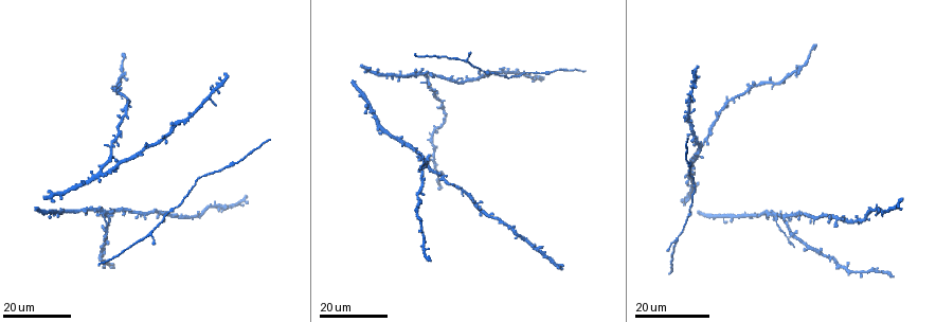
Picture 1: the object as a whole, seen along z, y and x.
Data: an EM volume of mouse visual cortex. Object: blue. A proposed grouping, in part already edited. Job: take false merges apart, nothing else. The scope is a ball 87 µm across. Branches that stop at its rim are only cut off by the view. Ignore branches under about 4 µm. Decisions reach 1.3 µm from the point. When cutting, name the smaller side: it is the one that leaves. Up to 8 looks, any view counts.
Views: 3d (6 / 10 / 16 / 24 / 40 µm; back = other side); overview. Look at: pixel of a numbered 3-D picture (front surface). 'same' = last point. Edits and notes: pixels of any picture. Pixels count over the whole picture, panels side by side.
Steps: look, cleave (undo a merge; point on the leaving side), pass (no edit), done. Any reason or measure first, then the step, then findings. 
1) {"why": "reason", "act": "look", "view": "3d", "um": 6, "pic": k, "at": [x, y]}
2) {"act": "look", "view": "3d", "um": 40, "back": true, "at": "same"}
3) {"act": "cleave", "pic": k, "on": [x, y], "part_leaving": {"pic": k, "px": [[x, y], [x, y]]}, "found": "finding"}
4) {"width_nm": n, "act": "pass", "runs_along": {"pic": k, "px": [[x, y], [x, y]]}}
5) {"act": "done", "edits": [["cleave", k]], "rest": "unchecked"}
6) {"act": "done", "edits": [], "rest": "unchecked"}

{"act": "look", "view": "3d", "um": 24, "pic": 1, "at": [775, 218]}

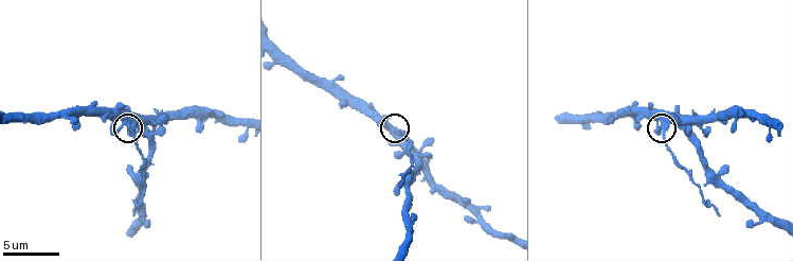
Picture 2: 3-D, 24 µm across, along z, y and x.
{"act": "look", "view": "3d", "um": 10, "pic": 2, "at": [666, 126]}

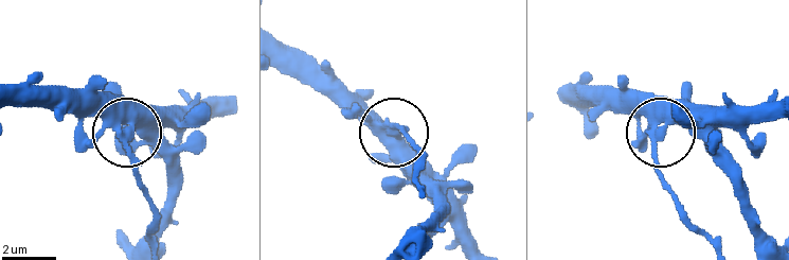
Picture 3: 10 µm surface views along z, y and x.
{"why": "from behind", "act": "look", "view": "3d", "um": 10, "back": true, "pic": 3, "at": [395, 132]}

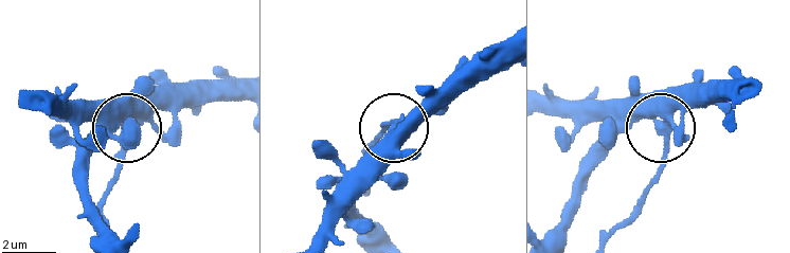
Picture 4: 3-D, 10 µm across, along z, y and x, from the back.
{"side_arm_um": 10, "act": "cleave", "pic": 4, "on": [118, 172], "part_leaving": {"pic": 4, "px": [[667, 139], [659, 177], [608, 238]]}, "found": "two cells meet here"}

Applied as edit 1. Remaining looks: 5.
{"act": "look", "view": "3d", "um": 24, "pic": 1, "at": [197, 178]}

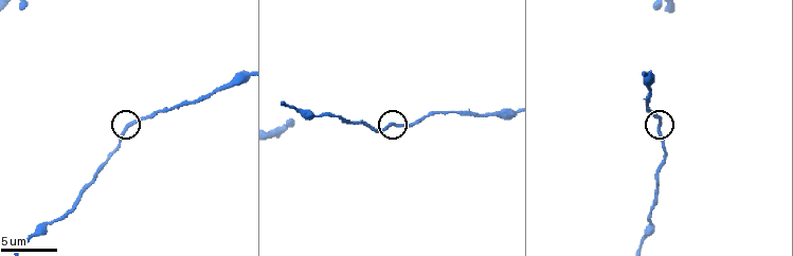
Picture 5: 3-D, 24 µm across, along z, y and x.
{"act": "look", "view": "3d", "um": 10, "pic": 5, "at": [659, 124]}

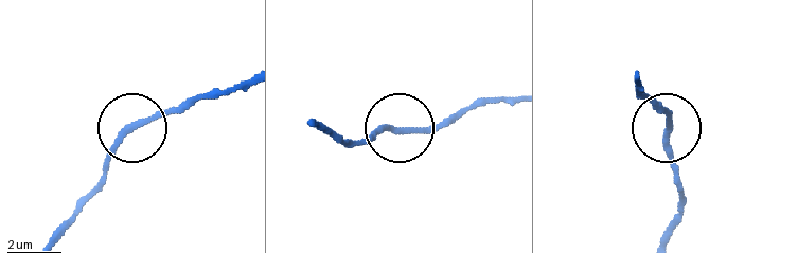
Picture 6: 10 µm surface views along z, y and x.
{"act": "look", "view": "3d", "um": 10, "back": true, "pic": 6, "at": [125, 131]}

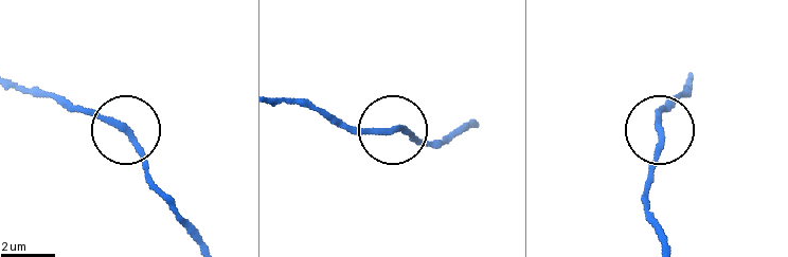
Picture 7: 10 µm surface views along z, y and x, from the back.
{"side_arm_um": 27, "act": "pass", "found": "one cell here"}

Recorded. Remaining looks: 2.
{"why": "looks like a crossing", "act": "look", "view": "3d", "um": 16, "pic": 5, "at": [283, 127]}

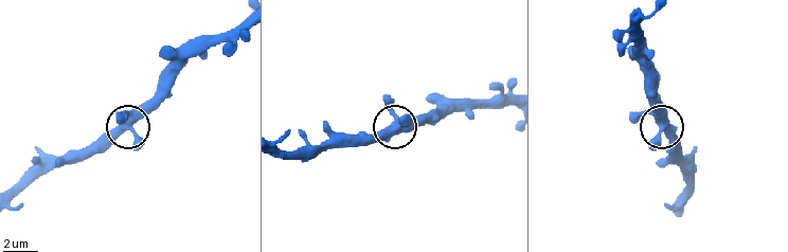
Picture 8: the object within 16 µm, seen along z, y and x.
{"width_nm": 420, "act": "pass", "found": "continuous, no second cell"}

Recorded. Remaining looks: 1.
{"why": "calibre changes", "act": "look", "view": "3d", "um": 16, "pic": 5, "at": [645, 75]}

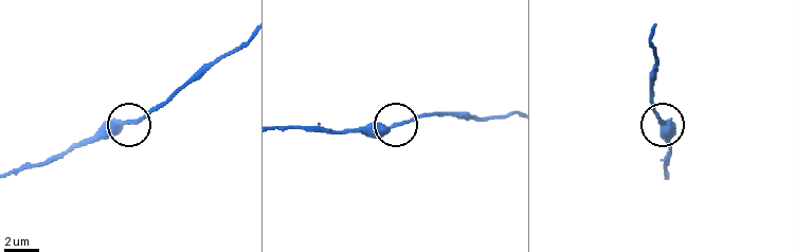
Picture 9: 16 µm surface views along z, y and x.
{"width_nm": 380, "act": "pass", "found": "all the same cell"}

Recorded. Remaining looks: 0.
{"act": "done", "edits": [["cleave", 4]], "rest": "unchecked"}

